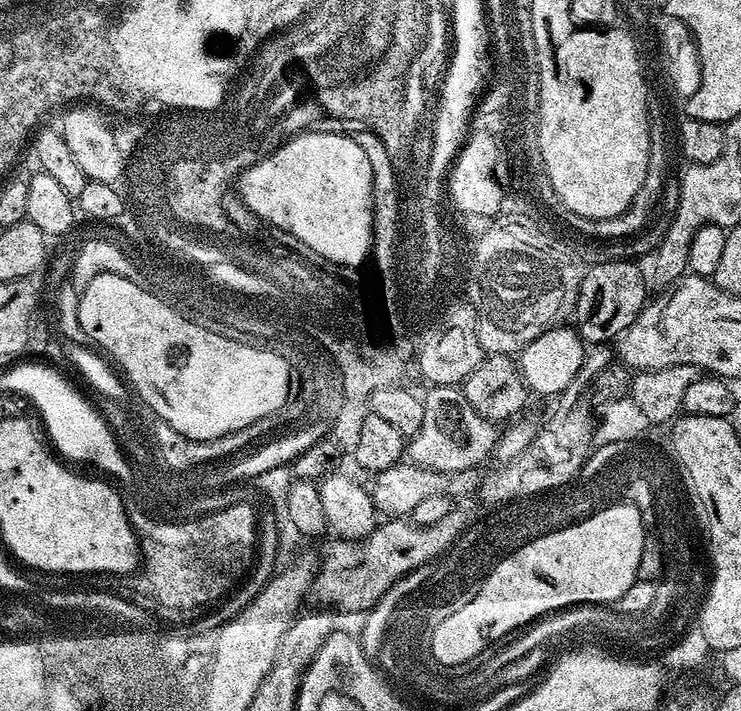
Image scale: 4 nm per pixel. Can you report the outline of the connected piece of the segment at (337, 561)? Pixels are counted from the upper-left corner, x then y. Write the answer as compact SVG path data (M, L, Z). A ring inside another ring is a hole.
M451 507L448 514L433 524L419 525L404 518L390 518L376 525L373 532L360 541L331 539L326 546L328 552L313 577L311 597L324 602L325 607L346 614L367 613L403 576L421 569L440 554L445 555L448 548L459 541L470 521L471 516Z

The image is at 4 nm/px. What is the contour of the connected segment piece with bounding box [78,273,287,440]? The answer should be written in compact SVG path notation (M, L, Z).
M98 274L98 276L90 282L85 292L80 294L78 322L81 323L82 330L88 335L89 341L91 341L97 349L107 353L114 361L115 367L126 377L127 383L131 385L132 388L133 386L136 387L137 394L135 395L151 407L154 413L158 414L159 418L164 419L174 430L178 430L179 434L184 435L186 439L212 440L222 438L223 435L242 430L243 427L248 427L252 423L258 423L260 420L268 420L269 418L275 417L278 406L280 406L282 386L286 383L283 372L285 372L287 364L278 354L268 352L264 346L257 346L252 342L242 342L246 344L239 344L239 339L233 338L228 334L219 336L219 334L221 334L219 331L204 329L202 325L185 326L184 320L170 318L170 314L166 310L160 309L160 304L156 304L152 300L152 293L148 293L146 290L139 288L134 282L128 281L118 274Z

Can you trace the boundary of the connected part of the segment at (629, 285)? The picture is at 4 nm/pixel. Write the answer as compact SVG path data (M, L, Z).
M628 260L600 262L585 271L576 299L574 326L589 345L609 343L633 324L647 301L646 280L638 265Z

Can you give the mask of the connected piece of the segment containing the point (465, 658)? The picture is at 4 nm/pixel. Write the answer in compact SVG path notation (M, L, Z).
M610 506L608 512L588 516L588 524L580 524L572 532L548 536L548 540L524 548L520 556L512 556L508 564L496 568L496 576L484 584L484 592L438 626L433 633L434 658L456 670L485 655L488 644L499 642L504 628L512 628L544 608L556 608L568 600L617 600L638 579L646 539L644 524L645 517L632 512L631 506Z

